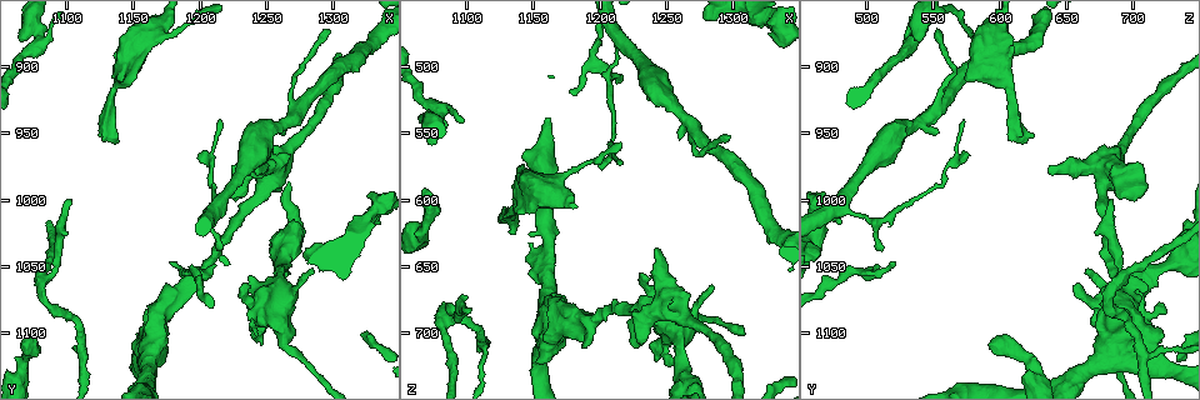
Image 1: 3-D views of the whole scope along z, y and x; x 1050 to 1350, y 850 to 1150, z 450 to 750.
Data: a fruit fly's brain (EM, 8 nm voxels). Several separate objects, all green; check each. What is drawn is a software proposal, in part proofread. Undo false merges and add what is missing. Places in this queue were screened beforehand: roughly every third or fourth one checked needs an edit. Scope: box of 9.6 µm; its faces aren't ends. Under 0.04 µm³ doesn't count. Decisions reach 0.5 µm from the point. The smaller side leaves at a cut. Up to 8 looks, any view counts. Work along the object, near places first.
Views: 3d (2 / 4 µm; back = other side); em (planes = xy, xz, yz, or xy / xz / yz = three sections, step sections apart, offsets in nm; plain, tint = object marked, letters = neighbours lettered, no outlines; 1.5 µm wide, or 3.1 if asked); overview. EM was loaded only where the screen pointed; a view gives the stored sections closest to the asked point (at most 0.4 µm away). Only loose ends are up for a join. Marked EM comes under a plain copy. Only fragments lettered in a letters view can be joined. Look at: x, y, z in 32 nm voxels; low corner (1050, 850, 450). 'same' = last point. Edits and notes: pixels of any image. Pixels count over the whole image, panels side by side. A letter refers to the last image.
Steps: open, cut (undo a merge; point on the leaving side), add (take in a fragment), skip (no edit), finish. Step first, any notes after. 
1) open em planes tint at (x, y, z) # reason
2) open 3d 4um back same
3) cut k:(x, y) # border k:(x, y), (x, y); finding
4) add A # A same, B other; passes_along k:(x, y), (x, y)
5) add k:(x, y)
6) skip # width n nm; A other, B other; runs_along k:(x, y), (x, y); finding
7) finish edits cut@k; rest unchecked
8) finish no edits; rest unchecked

open em planes tint at (1298, 874, 554) # tapers out

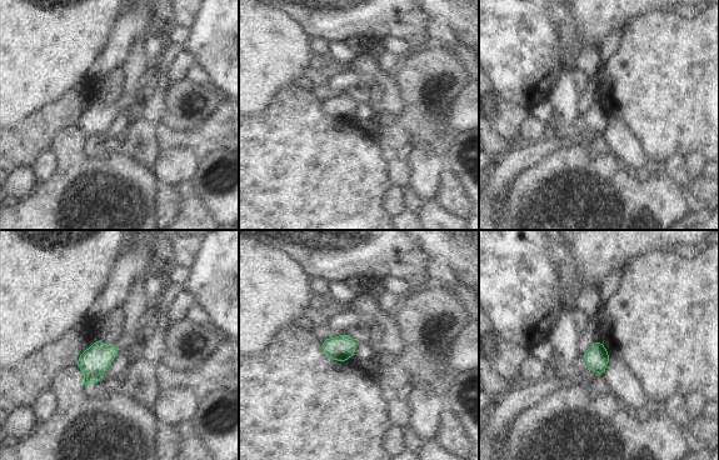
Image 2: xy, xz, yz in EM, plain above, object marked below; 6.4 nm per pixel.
open em planes letters same

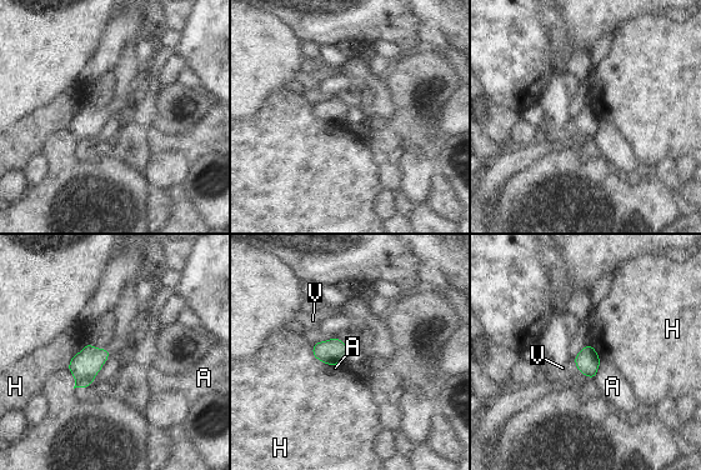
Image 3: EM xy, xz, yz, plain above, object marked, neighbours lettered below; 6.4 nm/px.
skip # A other, H other, V other; border 3:(601, 359), (592, 380); none of them fits

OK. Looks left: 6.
open 3d 4um at (1200, 964, 574) # tapers out

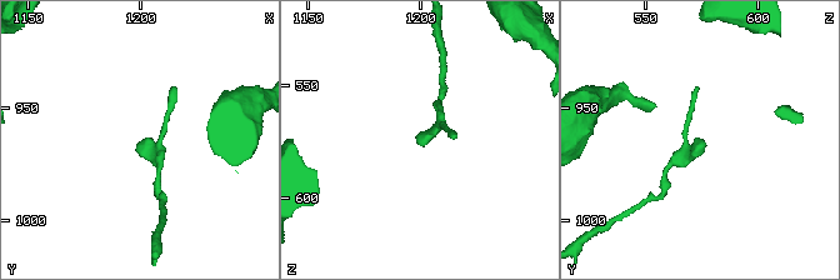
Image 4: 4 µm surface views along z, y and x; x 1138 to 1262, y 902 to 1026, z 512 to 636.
open em planes letters at (1200, 964, 575) # shape alone is not enough

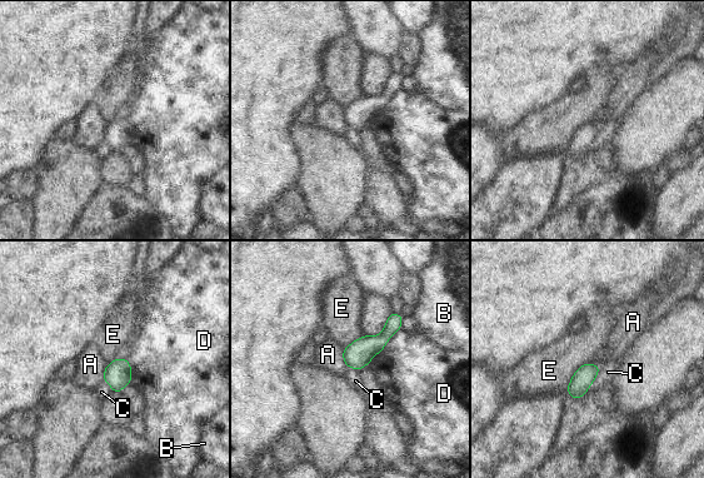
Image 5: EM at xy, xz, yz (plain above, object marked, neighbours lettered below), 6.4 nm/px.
skip # A other, B other, C other, D other, E other; border 5:(590, 361), (575, 371), (564, 391); no lettered fragment goes on from it

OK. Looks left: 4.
open 3d 4um at (1102, 1000, 684) # free end

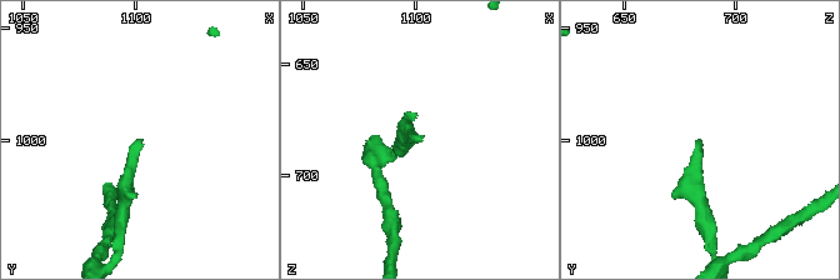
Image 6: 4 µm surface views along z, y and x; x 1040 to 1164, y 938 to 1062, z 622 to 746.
open em planes letters at (1102, 998, 683) # now the EM

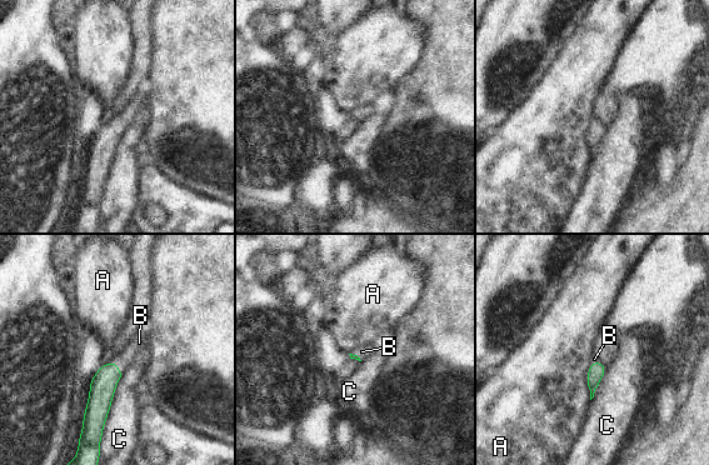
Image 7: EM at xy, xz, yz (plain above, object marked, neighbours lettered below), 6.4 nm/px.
add B # longest_contact C 460 nm; A other, B same, C other; it goes on there

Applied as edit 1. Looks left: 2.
finish edits add@7; rest unchecked

